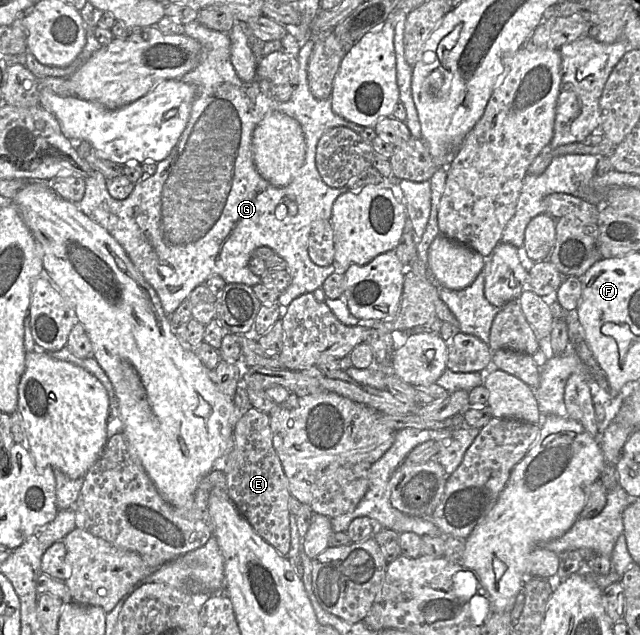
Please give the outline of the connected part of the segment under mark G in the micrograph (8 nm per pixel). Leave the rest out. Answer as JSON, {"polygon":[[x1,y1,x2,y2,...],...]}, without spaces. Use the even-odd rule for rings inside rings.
{"polygon":[[194,21,184,25,184,34,197,40,200,43,201,58,195,69,178,78,179,80,192,85,195,89,195,98,191,106,190,117,178,143,165,159,156,163,157,168,155,173,151,176,144,176,143,179,141,179,138,183,135,184,132,192,125,199,114,199,107,190,106,179,103,174,101,174,100,172,92,172,90,176,84,179,85,193,83,198,80,202,77,203,77,205,79,209,89,219,105,228,109,232,109,234,122,246,122,248,125,250,126,254,133,262,139,273,157,293,161,302,161,306,166,315,172,314,180,305,180,303,189,296,191,291,196,286,204,283,205,280,210,276,219,275,227,284,242,283,252,287,258,283,261,283,260,277,255,275,248,266,248,262,252,257,252,252,260,246,270,247,275,251,276,254,281,256,286,261,286,270,290,274,290,284,288,285,286,290,279,295,277,302,279,305,287,307,298,296,305,293,312,293,314,290,321,288,327,277,335,272,335,267,333,266,333,264,329,266,318,266,310,259,308,254,308,240,313,223,319,220,330,220,332,216,332,207,334,201,341,194,348,192,349,187,349,183,347,183,347,185,341,188,332,188,326,185,325,182,322,180,315,163,316,147,319,139,329,129,343,126,350,128,351,130,359,134,364,141,371,144,372,141,377,137,376,132,374,131,374,128,357,125,335,114,331,108,332,98,317,99,312,95,308,85,307,67,309,57,313,51,314,41,308,40,299,49,299,53,296,57,298,62,298,84,291,98,286,102,277,102,268,98,265,94,262,93,256,80,252,82,244,82,237,76,235,69,231,63,231,41,228,33,209,29,198,21],[274,111,285,113,286,115,297,120,303,130,305,138,304,162,293,180,284,187,273,186,271,183,265,180,258,172,254,163,253,156,253,132,257,125,265,117,265,115]]}

